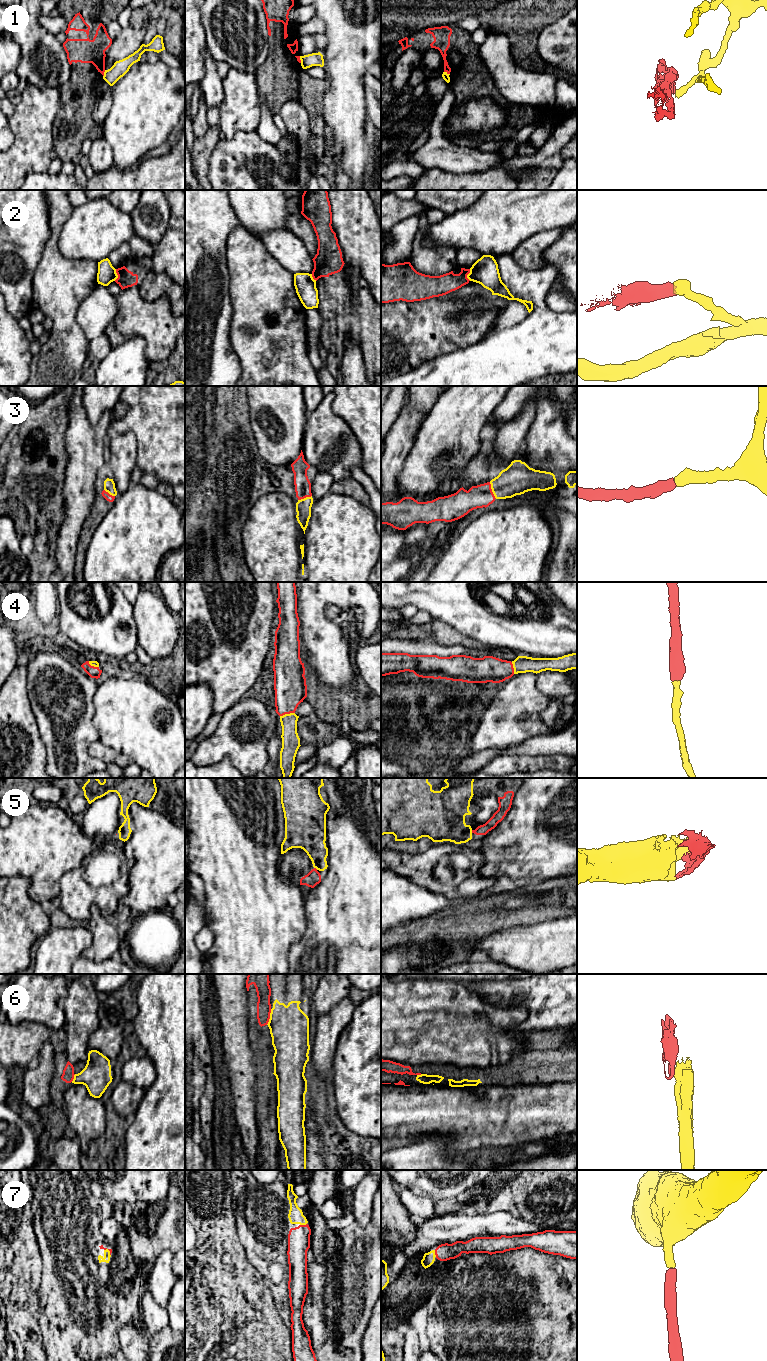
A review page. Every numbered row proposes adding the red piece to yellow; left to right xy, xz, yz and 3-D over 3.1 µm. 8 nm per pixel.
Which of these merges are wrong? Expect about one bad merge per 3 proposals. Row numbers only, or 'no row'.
1, 2, 6

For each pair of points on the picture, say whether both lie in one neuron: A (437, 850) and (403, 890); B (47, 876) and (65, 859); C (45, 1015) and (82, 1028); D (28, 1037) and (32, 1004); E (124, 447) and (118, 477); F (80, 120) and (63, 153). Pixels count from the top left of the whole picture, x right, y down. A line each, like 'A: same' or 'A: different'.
A: different
B: same
C: different
D: different
E: same
F: same

